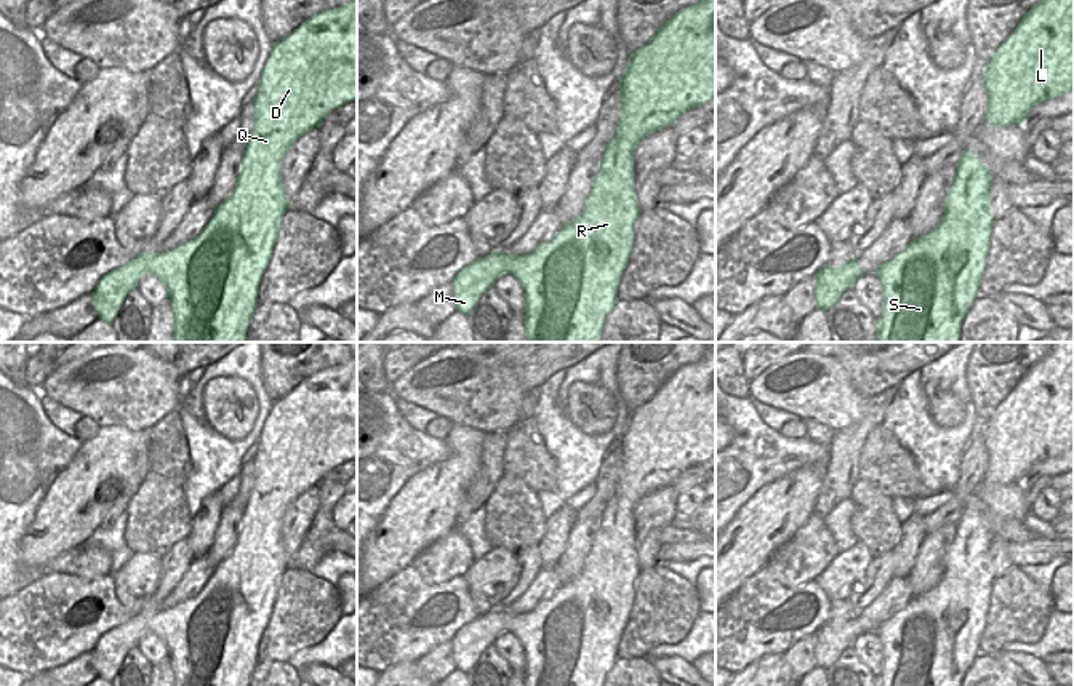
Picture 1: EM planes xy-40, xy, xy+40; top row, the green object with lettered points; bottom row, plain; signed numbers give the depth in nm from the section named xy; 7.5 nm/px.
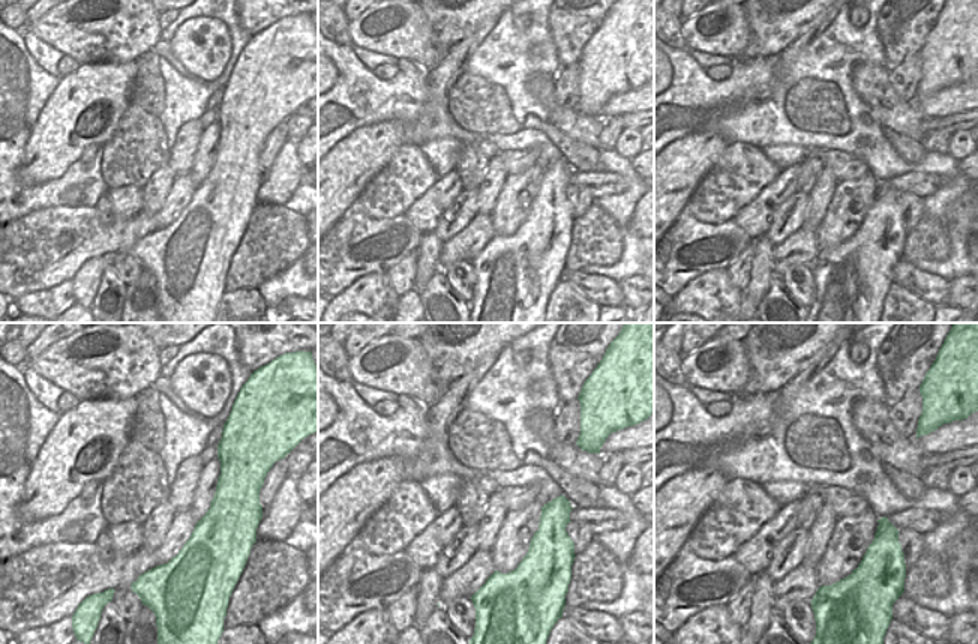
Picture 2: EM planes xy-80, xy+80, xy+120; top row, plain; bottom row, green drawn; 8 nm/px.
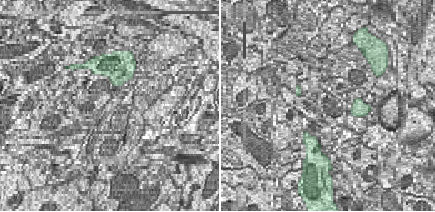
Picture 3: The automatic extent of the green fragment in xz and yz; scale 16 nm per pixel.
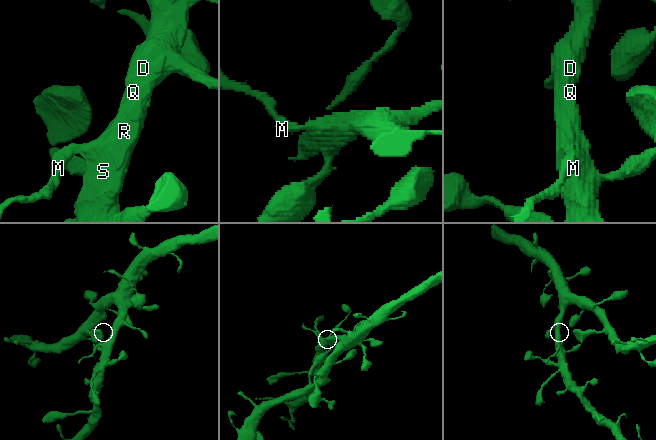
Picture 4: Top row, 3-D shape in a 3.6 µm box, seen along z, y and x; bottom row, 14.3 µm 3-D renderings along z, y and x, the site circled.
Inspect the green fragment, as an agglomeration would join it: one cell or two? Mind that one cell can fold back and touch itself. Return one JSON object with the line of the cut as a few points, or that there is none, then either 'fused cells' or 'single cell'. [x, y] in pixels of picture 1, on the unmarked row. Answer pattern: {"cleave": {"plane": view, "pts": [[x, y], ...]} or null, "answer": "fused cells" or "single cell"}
{"cleave": {"plane": "xy-40", "pts": [[159, 611], [149, 630]]}, "answer": "fused cells"}

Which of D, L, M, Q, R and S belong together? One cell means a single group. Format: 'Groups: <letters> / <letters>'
Groups: D L Q R S / M

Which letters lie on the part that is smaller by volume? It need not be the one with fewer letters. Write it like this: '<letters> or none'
M

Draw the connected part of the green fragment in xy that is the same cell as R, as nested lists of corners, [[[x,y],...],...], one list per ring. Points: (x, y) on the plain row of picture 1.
[[[715,350],[671,374],[631,413],[619,438],[619,483],[607,502],[583,571],[530,612],[514,614],[509,632],[525,651],[525,686],[602,686],[618,659],[618,644],[640,576],[634,547],[634,509],[648,493],[715,454]]]

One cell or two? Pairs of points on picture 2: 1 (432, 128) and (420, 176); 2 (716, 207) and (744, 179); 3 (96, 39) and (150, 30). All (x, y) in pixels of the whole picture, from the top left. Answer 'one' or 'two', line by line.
1: two
2: one
3: one

